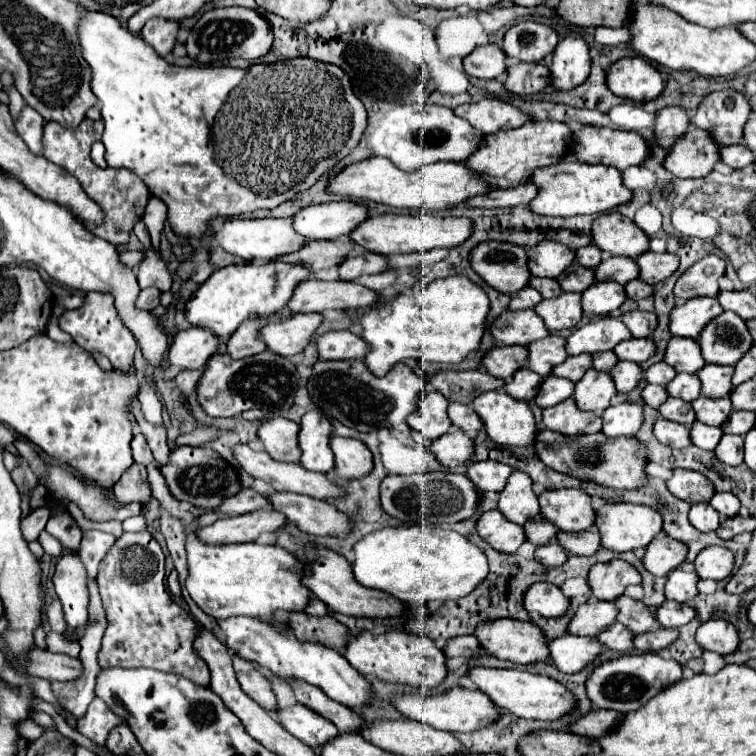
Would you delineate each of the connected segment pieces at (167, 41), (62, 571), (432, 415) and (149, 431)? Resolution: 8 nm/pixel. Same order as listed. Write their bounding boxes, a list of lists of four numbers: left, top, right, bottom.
[[142,17,180,57],[52,553,88,639],[408,389,452,441],[136,415,170,465]]

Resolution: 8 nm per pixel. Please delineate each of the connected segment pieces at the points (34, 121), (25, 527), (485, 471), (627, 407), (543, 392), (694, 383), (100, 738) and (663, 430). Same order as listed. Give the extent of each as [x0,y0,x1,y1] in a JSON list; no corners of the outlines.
[[16,107,46,155],[22,507,50,543],[466,461,514,491],[602,403,644,437],[536,375,574,407],[666,373,702,401],[76,697,124,745],[654,419,690,449]]

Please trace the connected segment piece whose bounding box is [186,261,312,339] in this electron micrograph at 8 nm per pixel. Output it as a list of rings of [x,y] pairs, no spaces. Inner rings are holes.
[[[266,261],[266,263],[244,263],[244,265],[228,265],[214,271],[206,283],[200,285],[200,289],[194,293],[194,297],[186,303],[186,317],[194,327],[208,327],[212,329],[220,339],[228,339],[236,329],[236,321],[244,317],[240,309],[248,309],[248,313],[254,313],[254,317],[264,317],[270,313],[280,311],[286,307],[286,303],[292,299],[294,287],[306,279],[312,279],[310,269],[304,269],[304,265],[292,265],[284,261]],[[226,299],[232,303],[228,309],[224,309]]]

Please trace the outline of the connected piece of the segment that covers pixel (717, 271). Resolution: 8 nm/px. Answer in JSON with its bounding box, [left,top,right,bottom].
[674,255,726,303]

